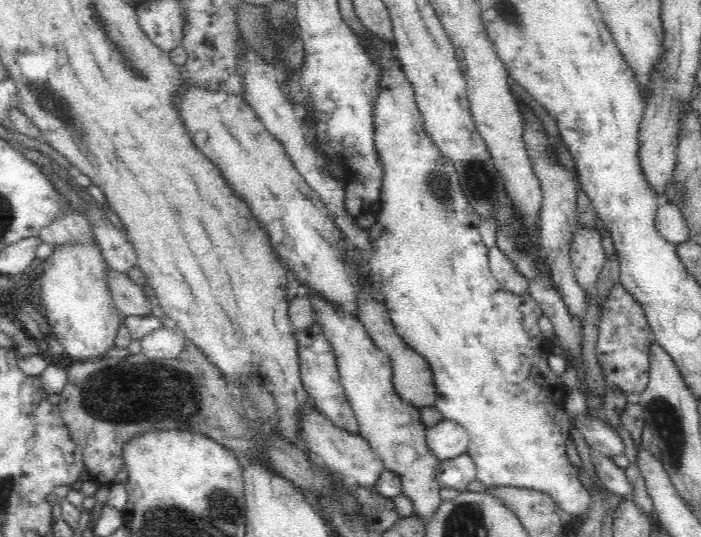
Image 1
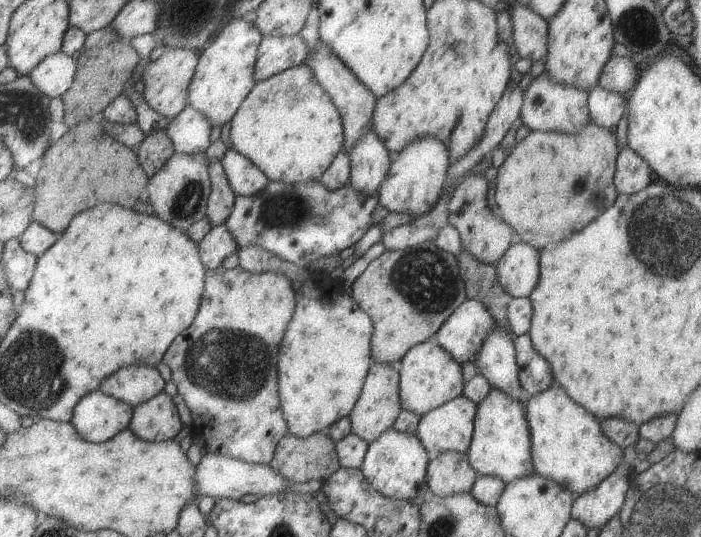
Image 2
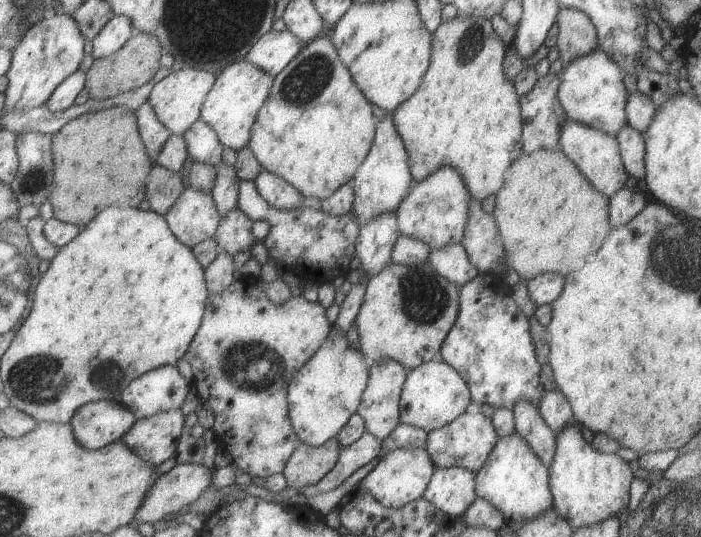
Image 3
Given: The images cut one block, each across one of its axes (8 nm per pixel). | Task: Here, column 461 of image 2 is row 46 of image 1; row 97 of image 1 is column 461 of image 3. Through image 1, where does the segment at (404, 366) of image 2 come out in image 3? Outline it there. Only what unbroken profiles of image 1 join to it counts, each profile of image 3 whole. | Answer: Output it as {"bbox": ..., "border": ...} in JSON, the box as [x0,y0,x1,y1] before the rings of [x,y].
{"bbox":[399,358,472,433],"border":[[[438,358],[416,366],[407,377],[407,384],[401,386],[399,422],[420,428],[426,433],[449,424],[469,408],[472,405],[467,383],[451,366]]]}

